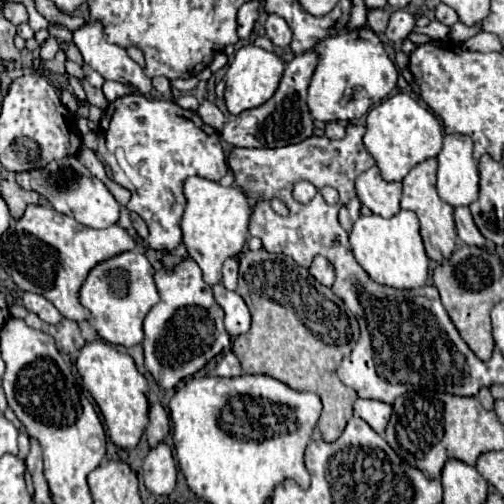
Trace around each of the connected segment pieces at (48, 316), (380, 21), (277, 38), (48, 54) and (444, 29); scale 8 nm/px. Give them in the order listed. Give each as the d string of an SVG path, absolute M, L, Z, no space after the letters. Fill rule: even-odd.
M25 292L23 294L23 306L29 310L29 312L35 312L43 322L47 324L59 324L59 320L63 318L59 314L59 310L47 300L43 298L41 294L33 294L33 292Z
M371 10L371 12L367 14L369 28L371 28L373 32L377 32L377 34L385 32L385 28L387 28L387 22L389 22L389 16L391 16L391 12L393 12L393 10L389 10L389 12L385 12L385 10Z
M269 14L265 28L267 28L269 40L271 40L275 46L287 48L287 46L291 44L291 28L289 28L289 24L287 24L281 16Z
M49 36L49 38L41 44L41 58L43 58L43 60L51 60L51 58L57 54L57 50L59 50L57 40Z
M432 20L429 26L415 26L413 31L419 34L427 34L427 36L429 36L429 38L433 38L433 40L443 40L443 38L451 32L451 28L449 28L449 26L445 26L445 24L441 24L439 20Z

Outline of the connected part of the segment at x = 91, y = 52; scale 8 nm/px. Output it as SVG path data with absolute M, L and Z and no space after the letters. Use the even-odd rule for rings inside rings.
M89 22L73 32L73 44L83 54L85 64L97 70L105 80L117 80L135 86L141 94L149 94L151 80L143 74L141 66L133 62L125 48L109 44L103 38L103 26Z

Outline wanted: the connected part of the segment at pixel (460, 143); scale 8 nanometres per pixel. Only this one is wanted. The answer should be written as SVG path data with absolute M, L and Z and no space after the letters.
M447 134L439 152L437 192L453 208L469 206L479 196L479 170L473 160L473 140L465 134Z

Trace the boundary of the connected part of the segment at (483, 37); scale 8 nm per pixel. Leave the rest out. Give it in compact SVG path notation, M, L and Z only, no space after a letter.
M481 32L473 38L469 38L465 44L463 44L465 50L477 50L477 52L499 52L503 46L499 42L499 38L495 34L489 34L489 32Z

